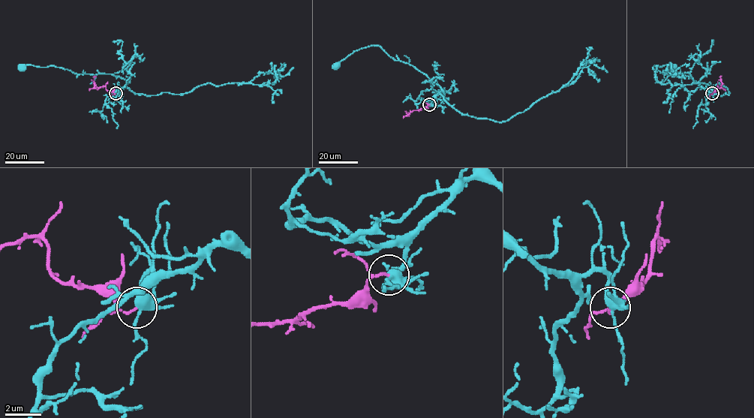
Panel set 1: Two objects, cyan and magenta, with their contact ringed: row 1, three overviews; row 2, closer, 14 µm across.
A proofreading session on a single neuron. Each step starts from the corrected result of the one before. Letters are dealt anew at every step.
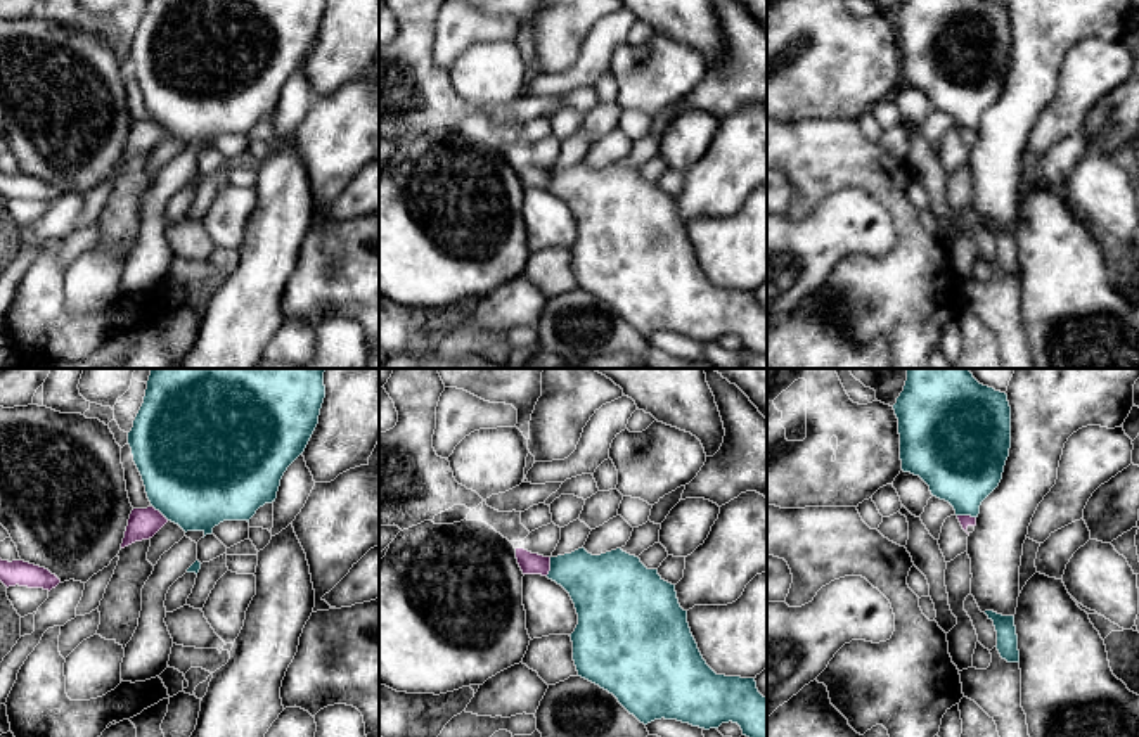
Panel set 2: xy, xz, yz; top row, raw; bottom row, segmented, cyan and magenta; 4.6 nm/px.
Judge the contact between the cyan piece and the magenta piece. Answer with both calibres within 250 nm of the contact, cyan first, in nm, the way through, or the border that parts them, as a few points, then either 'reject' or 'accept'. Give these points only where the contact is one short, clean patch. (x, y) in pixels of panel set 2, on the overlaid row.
280 nm thick on the cyan side, 100 nm on the other; border along xz (551, 557), (551, 568), (546, 575); reject

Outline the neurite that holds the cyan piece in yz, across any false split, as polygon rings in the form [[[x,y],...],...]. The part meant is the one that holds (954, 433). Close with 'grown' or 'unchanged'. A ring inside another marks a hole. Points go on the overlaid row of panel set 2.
[[[907,368],[904,391],[893,410],[898,419],[902,471],[919,476],[933,497],[954,507],[956,516],[978,517],[981,502],[999,486],[1009,457],[1007,394],[980,384],[968,368]]]; unchanged

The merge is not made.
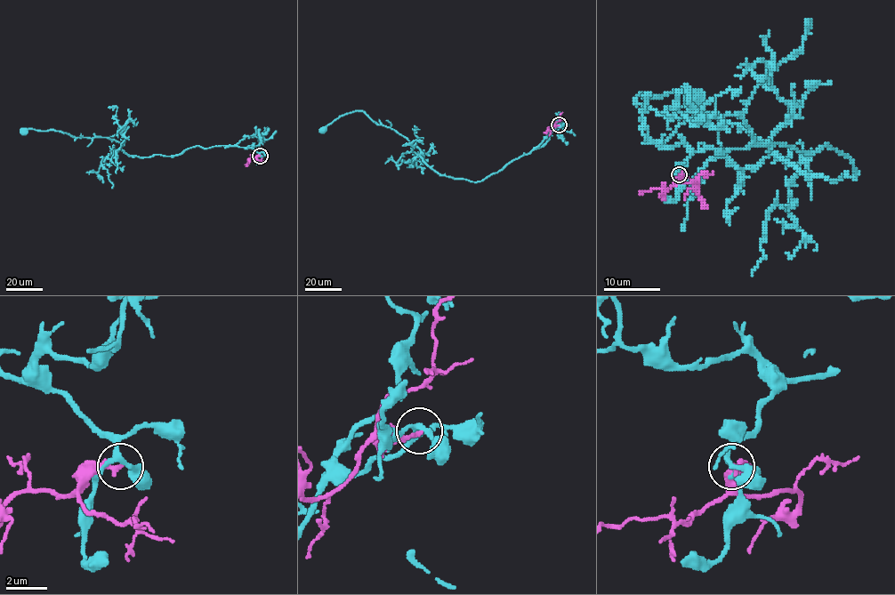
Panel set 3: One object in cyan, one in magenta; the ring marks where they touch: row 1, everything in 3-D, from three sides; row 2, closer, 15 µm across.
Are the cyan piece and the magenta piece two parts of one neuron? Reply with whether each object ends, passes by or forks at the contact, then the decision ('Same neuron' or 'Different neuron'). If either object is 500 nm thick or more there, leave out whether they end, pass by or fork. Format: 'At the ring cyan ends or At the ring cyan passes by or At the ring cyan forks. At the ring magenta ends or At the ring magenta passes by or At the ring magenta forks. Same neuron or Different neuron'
At the ring cyan forks. At the ring magenta ends. Different neuron

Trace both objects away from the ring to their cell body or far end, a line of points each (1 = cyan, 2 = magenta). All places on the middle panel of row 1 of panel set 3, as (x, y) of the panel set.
1: (559, 124), (528, 153), (479, 181), (439, 174), (417, 147), (363, 111), (340, 116), (322, 130)
2: (559, 124), (544, 132)

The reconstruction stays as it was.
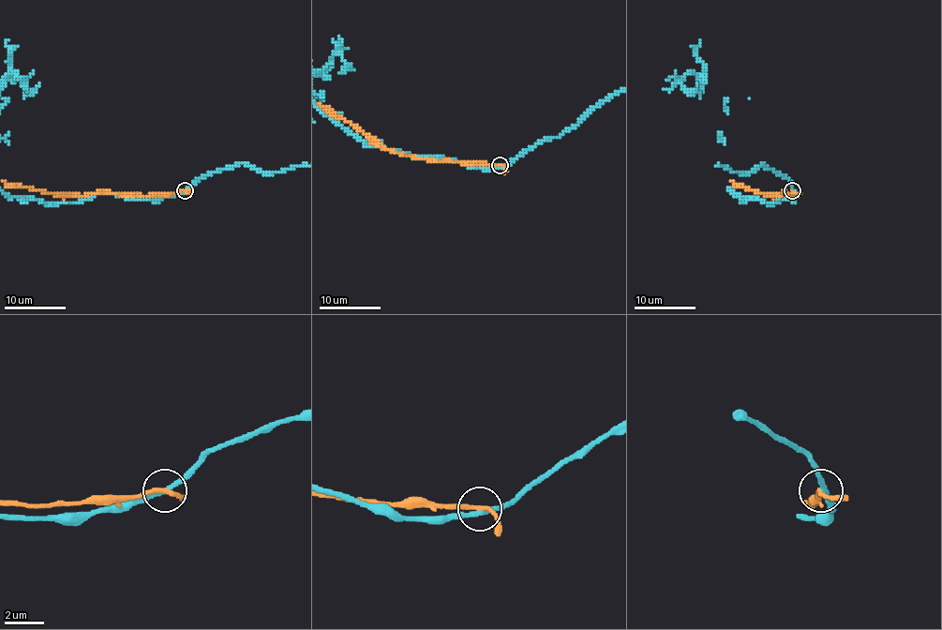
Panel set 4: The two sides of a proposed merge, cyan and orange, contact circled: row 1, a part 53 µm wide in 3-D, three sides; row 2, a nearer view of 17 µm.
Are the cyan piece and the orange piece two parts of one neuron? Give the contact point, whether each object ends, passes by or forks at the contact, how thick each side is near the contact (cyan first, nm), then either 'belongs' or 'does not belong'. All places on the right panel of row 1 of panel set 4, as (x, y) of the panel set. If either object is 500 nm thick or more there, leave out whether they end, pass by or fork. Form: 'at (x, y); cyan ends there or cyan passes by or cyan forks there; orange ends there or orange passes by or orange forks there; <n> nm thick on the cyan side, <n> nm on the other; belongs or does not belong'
at (792, 190); cyan passes by; orange passes by; 260 nm thick on the cyan side, 220 nm on the other; does not belong

